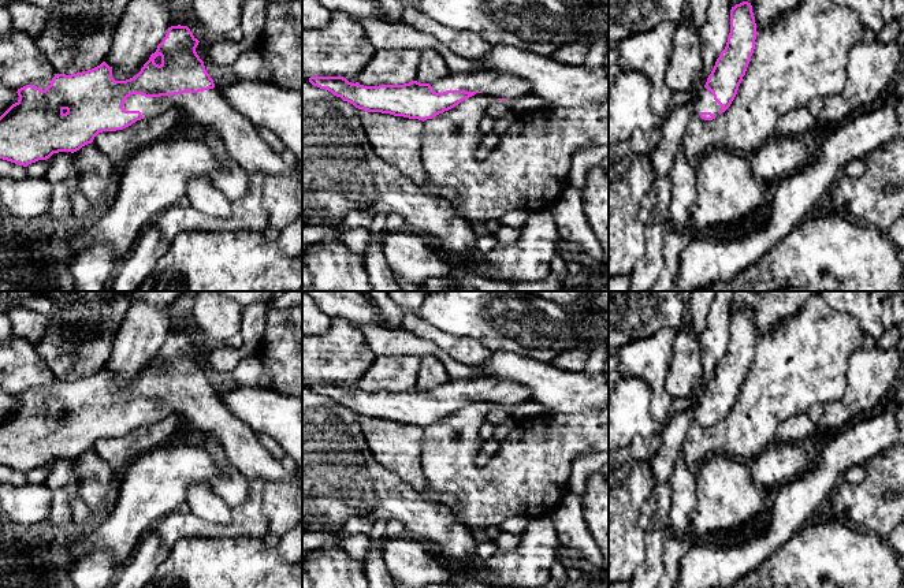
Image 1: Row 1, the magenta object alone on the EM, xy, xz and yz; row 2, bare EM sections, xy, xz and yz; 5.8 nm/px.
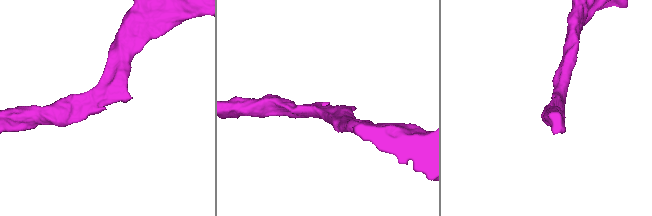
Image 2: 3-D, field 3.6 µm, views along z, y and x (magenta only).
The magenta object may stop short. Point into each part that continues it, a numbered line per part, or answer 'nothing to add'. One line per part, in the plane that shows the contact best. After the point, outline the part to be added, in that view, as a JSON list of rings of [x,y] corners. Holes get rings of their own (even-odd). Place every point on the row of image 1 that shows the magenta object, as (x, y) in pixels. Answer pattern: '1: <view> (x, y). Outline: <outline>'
1: xy (208, 108). Outline: [[[216,88],[160,97],[131,94],[123,108],[139,111],[144,119],[168,109],[179,109],[201,129],[215,131],[226,146],[228,157],[246,172],[290,178],[294,182],[294,194],[302,205],[302,174],[297,165],[289,165],[280,155],[275,153],[263,141],[257,127],[238,113]]]

